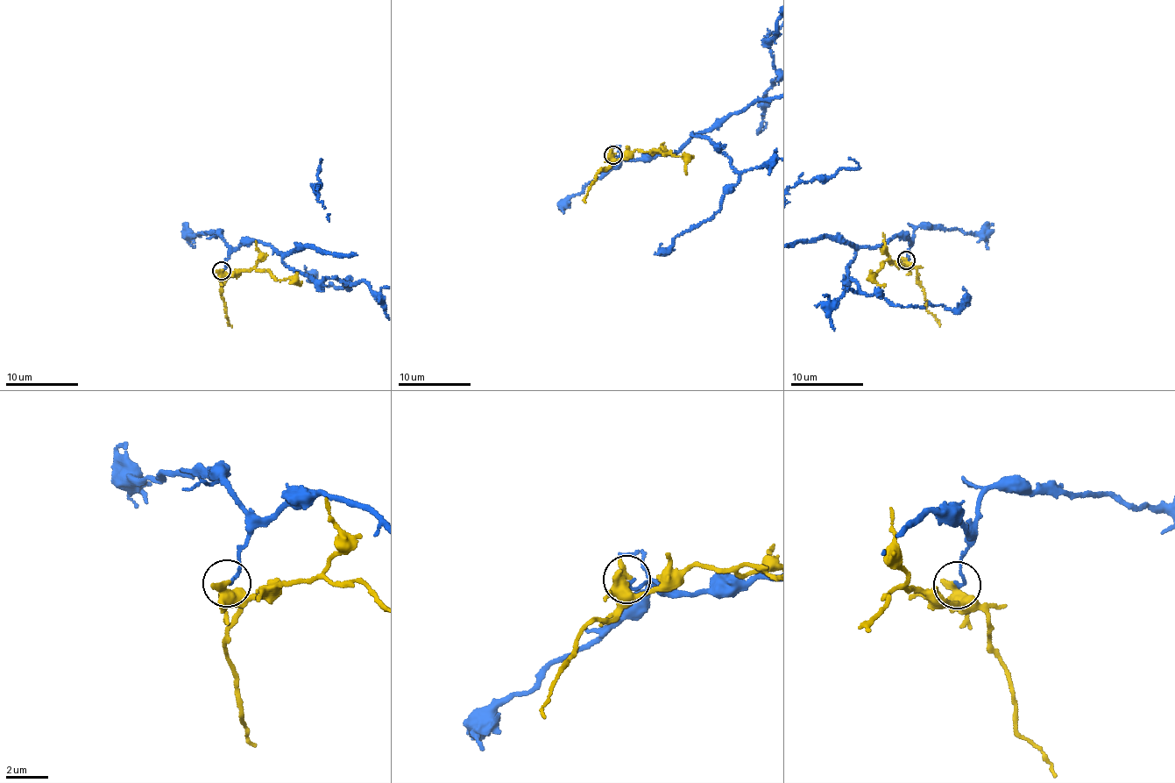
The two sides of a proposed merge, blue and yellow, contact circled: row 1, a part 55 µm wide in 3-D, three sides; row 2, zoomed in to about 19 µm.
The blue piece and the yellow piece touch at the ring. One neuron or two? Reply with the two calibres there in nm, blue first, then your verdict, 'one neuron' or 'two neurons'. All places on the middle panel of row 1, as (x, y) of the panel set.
140/550 nm | two neurons

